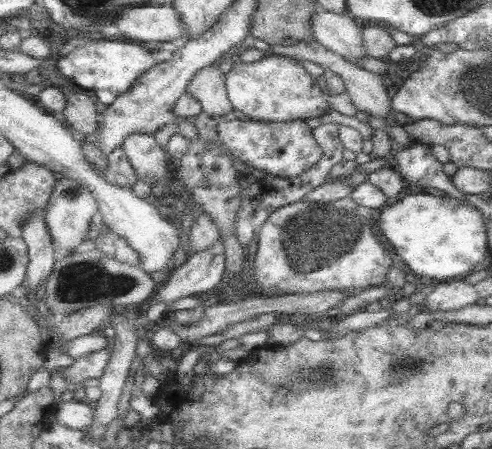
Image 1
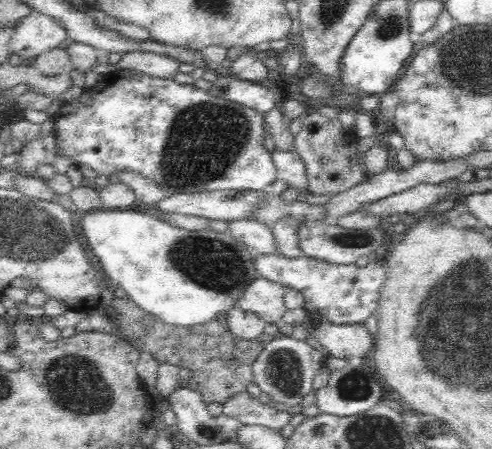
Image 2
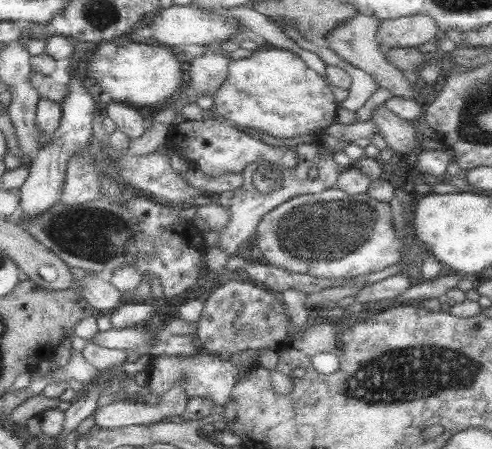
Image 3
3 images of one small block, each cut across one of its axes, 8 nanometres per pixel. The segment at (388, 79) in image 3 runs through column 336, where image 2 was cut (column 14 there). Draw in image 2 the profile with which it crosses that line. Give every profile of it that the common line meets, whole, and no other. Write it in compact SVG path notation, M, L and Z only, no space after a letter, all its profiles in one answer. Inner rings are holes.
M32 10L16 24L8 46L12 54L18 54L22 60L28 60L38 58L40 54L64 44L68 44L68 34L62 24Z

